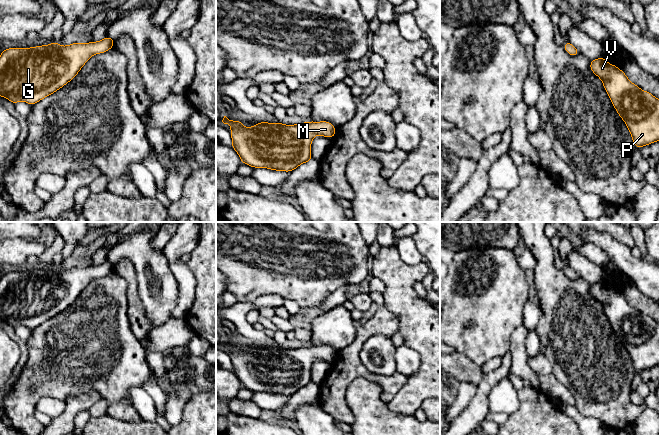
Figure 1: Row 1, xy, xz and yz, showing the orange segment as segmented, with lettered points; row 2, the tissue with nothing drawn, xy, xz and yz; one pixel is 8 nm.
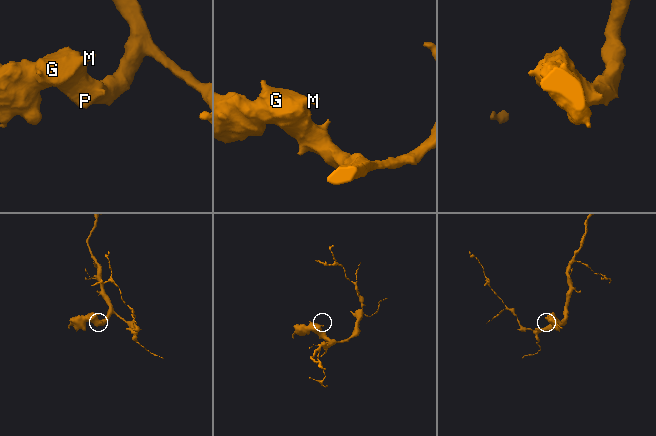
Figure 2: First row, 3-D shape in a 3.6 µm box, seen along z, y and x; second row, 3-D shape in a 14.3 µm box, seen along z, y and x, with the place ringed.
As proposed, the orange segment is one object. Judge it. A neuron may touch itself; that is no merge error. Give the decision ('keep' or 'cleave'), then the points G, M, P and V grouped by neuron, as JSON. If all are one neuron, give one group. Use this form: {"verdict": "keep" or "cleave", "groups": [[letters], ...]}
{"verdict": "keep", "groups": [["G", "M", "P", "V"]]}

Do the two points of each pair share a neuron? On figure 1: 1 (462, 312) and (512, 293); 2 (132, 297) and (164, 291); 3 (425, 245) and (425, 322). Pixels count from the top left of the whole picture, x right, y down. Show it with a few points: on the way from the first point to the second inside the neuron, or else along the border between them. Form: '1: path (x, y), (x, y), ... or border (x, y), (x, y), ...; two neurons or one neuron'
1: path (474, 309), (490, 293), (500, 293); one neuron
2: border (135, 273), (138, 297), (147, 318); two neurons
3: border (424, 260), (429, 269); two neurons

